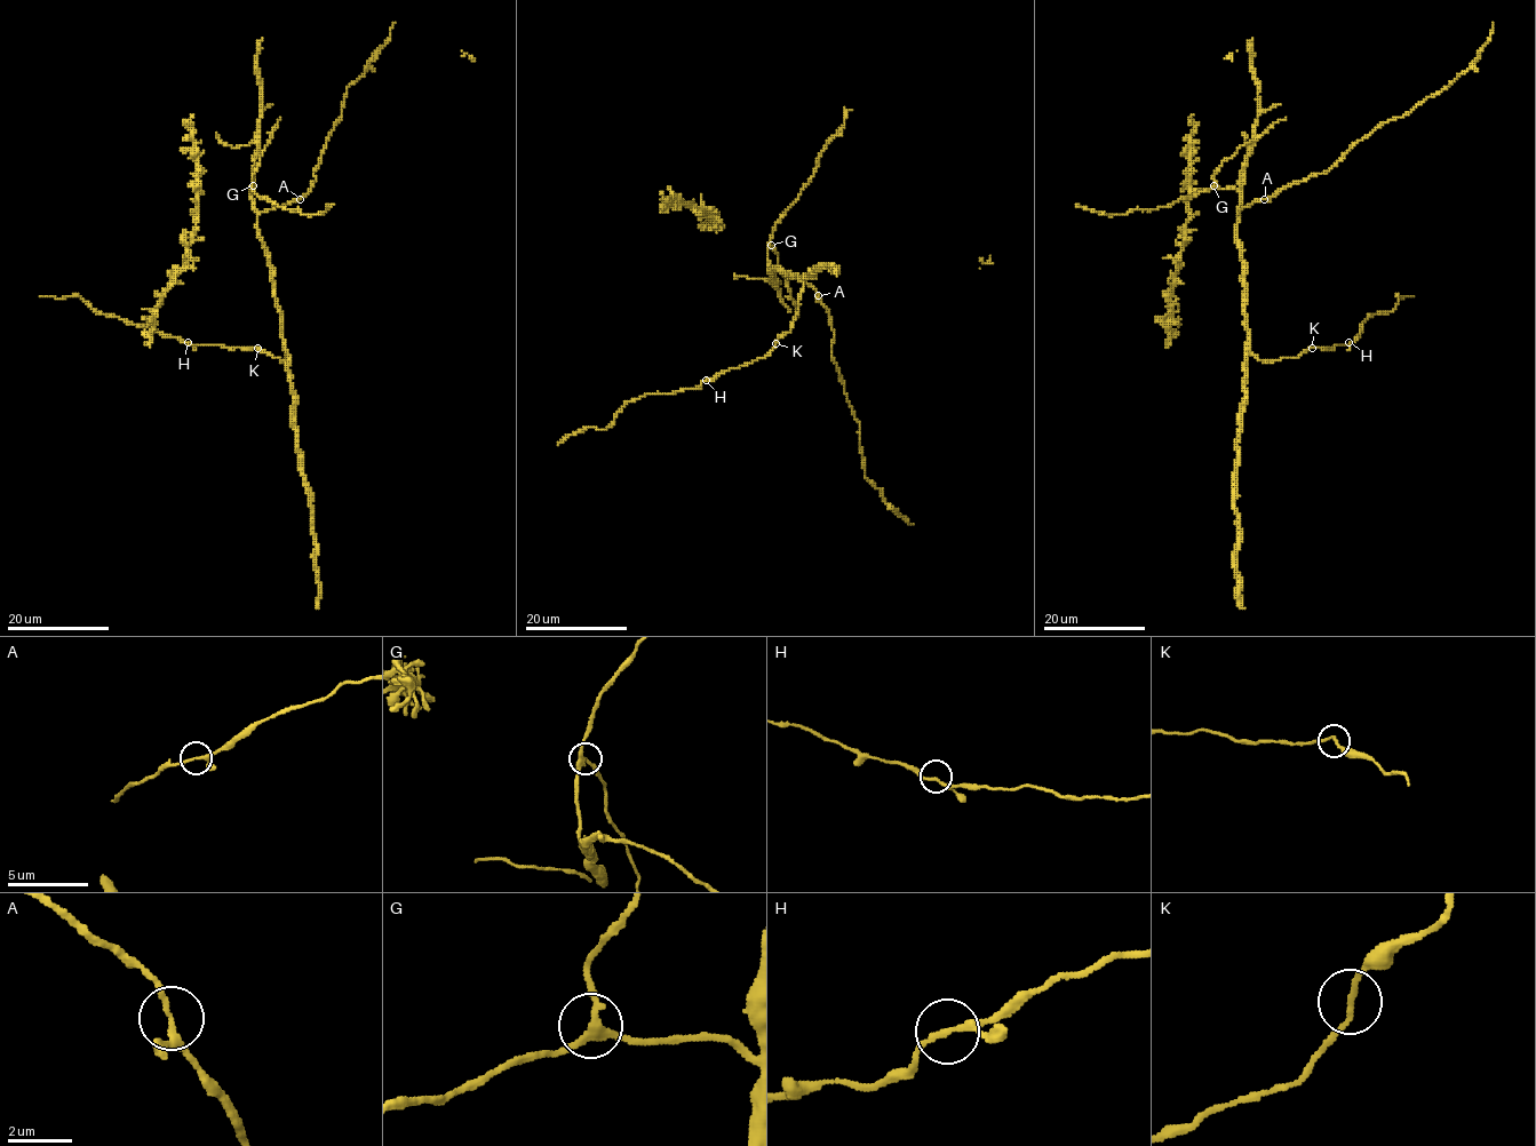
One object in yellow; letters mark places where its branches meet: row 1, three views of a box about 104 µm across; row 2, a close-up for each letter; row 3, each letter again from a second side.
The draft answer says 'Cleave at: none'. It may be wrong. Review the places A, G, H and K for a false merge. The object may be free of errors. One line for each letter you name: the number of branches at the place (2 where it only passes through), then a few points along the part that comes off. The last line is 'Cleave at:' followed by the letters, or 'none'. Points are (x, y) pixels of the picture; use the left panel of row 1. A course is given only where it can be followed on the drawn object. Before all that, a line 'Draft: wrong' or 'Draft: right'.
Draft: right
Cleave at: none

